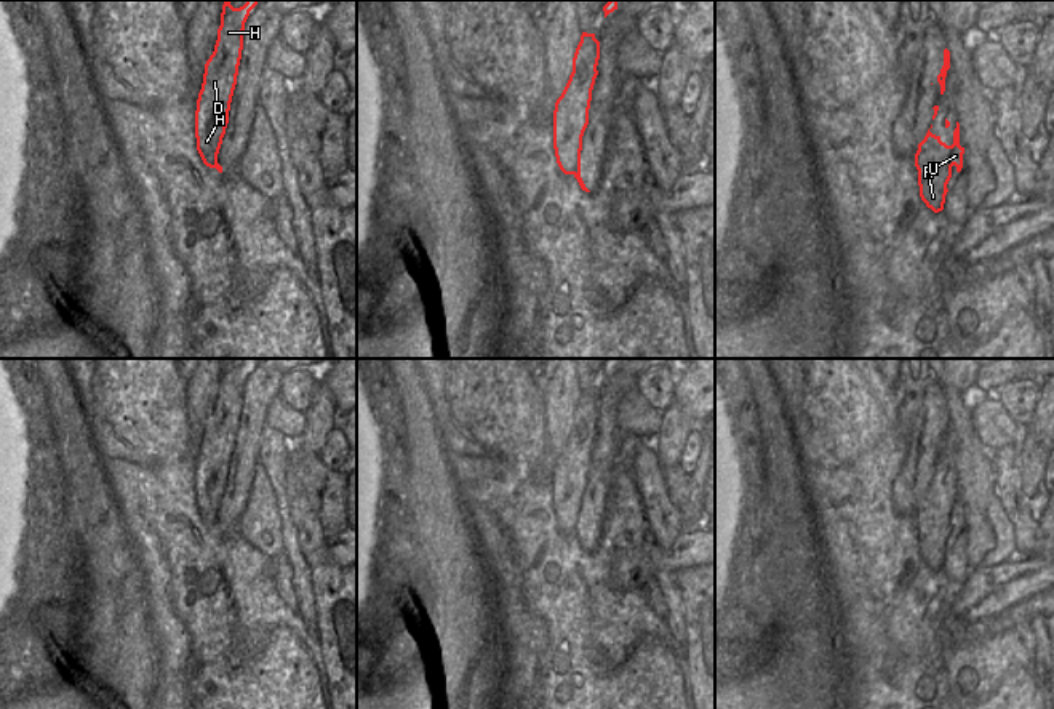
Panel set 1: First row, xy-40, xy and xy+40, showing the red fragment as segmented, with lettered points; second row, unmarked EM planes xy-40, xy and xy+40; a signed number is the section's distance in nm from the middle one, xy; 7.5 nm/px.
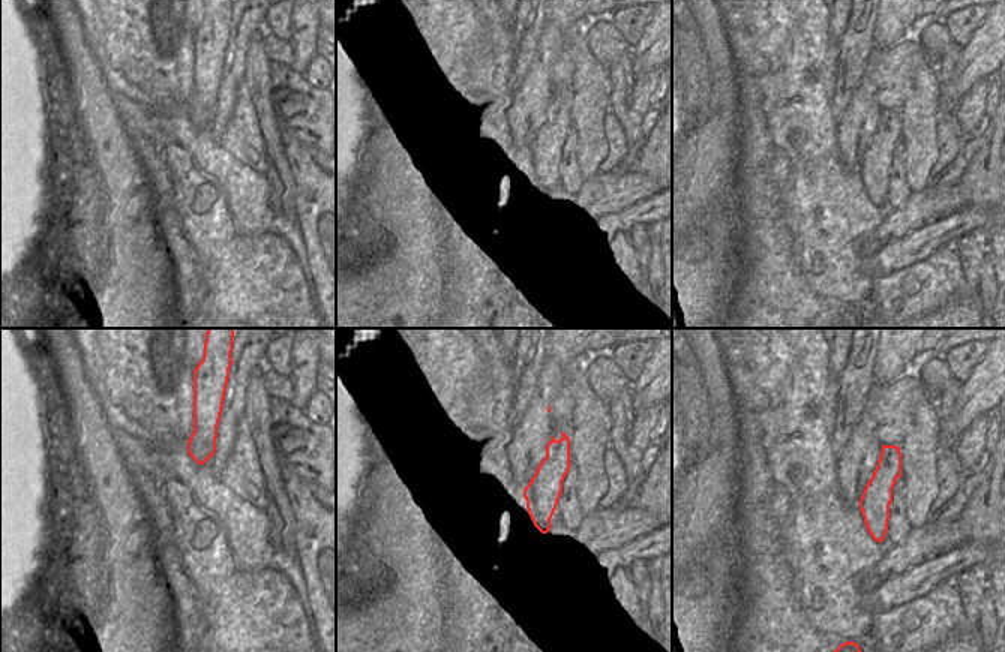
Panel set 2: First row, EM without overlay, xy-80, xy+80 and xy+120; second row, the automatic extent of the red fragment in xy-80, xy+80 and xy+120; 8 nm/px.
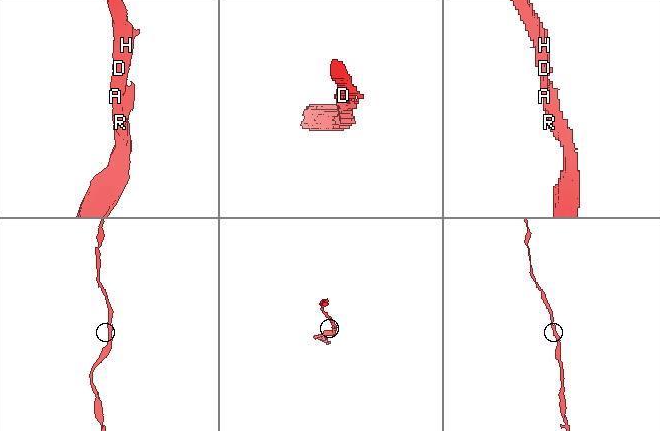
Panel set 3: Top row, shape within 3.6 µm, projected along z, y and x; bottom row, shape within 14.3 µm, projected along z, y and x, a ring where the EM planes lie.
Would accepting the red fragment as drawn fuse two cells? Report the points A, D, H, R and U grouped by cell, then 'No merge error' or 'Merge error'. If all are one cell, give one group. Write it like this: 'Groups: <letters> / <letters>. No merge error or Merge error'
Groups: A D H R U. No merge error

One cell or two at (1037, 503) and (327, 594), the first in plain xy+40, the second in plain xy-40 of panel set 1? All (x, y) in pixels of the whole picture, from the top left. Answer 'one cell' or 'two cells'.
two cells

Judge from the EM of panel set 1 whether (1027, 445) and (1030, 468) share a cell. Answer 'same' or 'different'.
same

